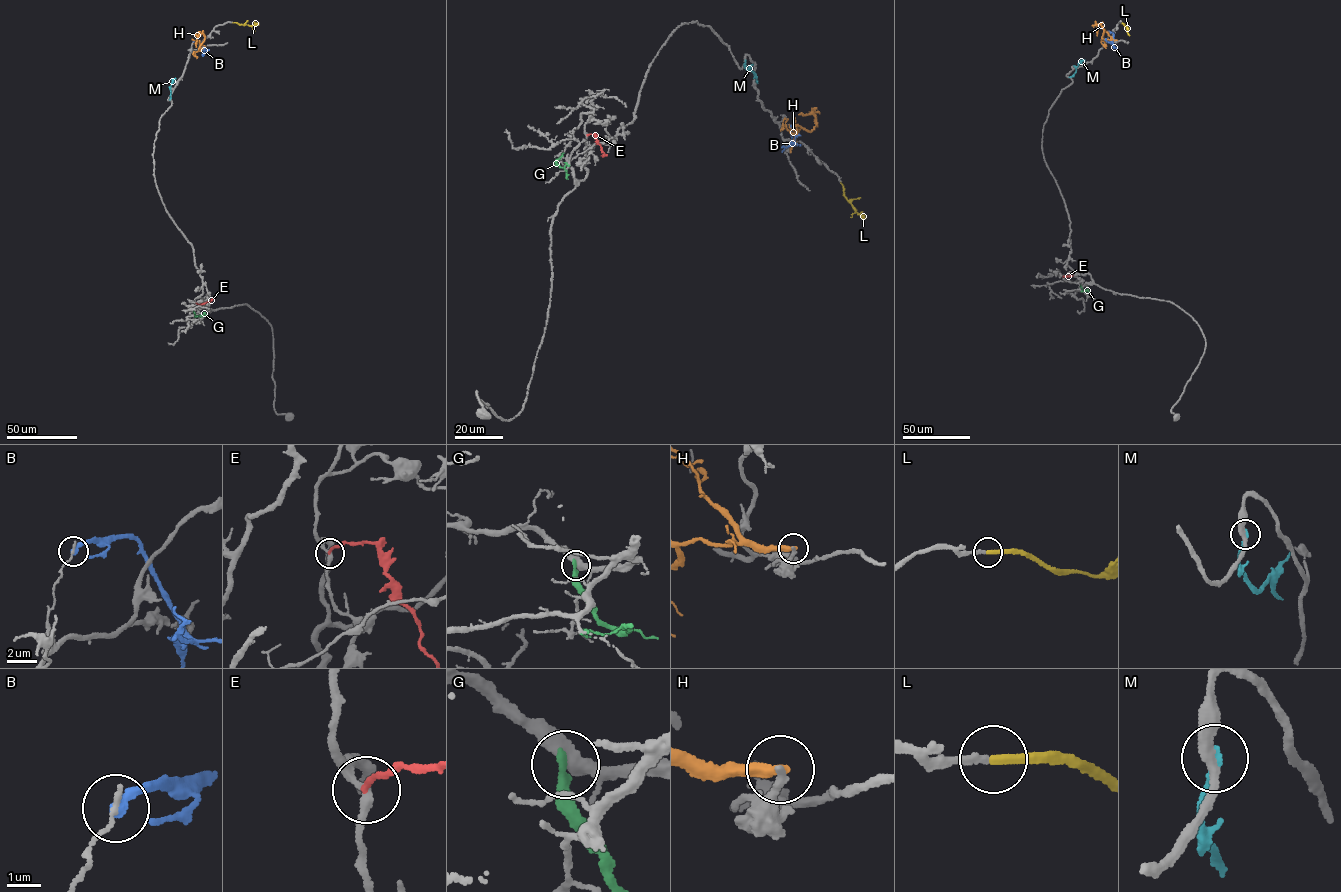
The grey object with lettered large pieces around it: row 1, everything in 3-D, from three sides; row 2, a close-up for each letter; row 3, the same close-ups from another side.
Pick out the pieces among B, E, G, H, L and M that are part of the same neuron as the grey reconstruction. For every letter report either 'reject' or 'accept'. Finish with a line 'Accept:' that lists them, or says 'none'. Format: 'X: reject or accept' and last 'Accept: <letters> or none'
B: reject
E: reject
G: reject
H: reject
L: accept
M: reject
Accept: L

